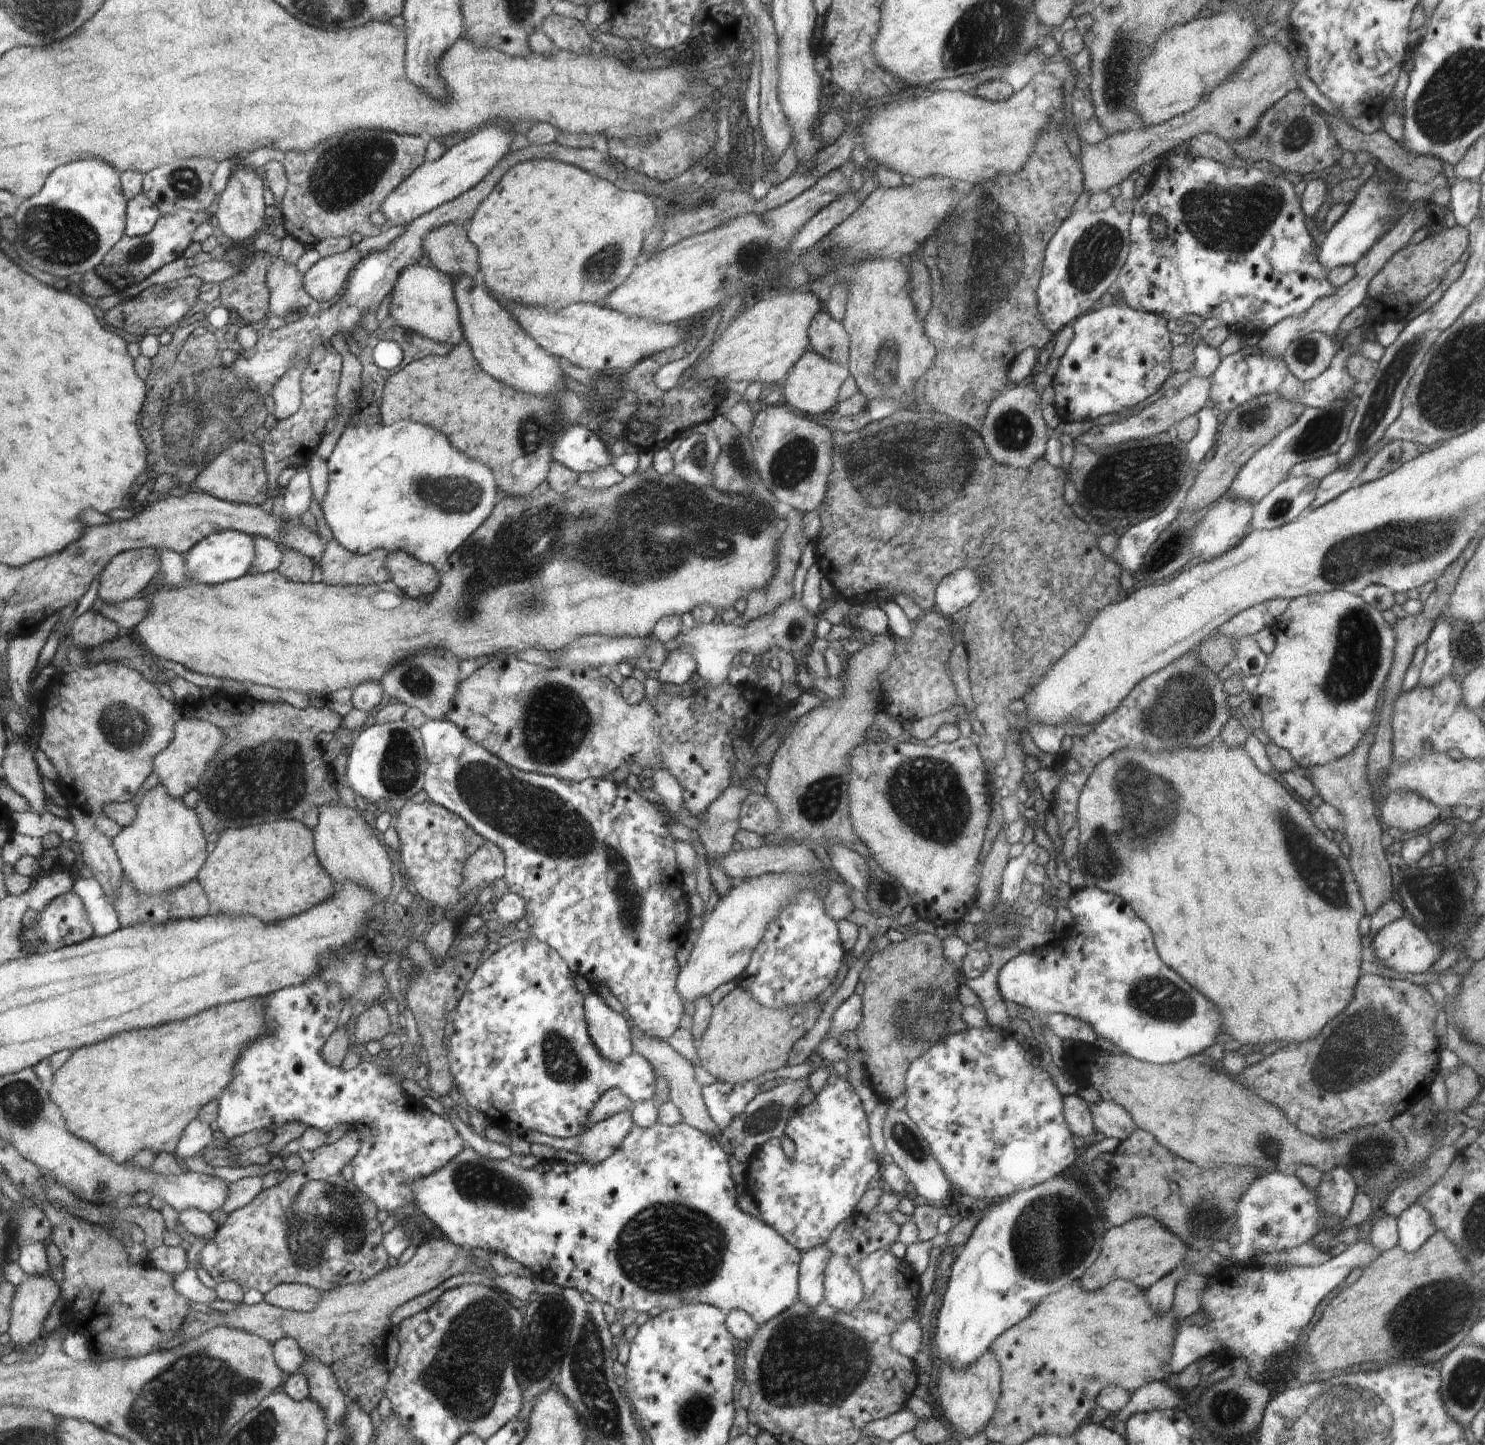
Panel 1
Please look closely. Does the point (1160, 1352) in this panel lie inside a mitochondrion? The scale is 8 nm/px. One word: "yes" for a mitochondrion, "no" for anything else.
no

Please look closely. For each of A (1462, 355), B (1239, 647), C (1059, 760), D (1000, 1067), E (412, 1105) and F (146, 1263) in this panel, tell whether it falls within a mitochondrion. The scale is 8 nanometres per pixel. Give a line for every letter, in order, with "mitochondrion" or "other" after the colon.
A: mitochondrion
B: other
C: other
D: other
E: other
F: other

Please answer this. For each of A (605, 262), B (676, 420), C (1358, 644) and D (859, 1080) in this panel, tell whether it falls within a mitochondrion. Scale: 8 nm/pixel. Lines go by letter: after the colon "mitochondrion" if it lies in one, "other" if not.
A: mitochondrion
B: other
C: mitochondrion
D: other

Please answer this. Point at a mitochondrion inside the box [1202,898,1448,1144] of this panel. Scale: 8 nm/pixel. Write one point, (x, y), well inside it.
(1375, 1038)

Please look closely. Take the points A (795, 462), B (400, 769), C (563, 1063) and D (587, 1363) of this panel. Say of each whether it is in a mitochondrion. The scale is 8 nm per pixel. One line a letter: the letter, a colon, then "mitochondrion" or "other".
A: mitochondrion
B: mitochondrion
C: mitochondrion
D: mitochondrion

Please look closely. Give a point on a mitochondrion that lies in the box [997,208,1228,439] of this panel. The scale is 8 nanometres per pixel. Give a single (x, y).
(1098, 250)

